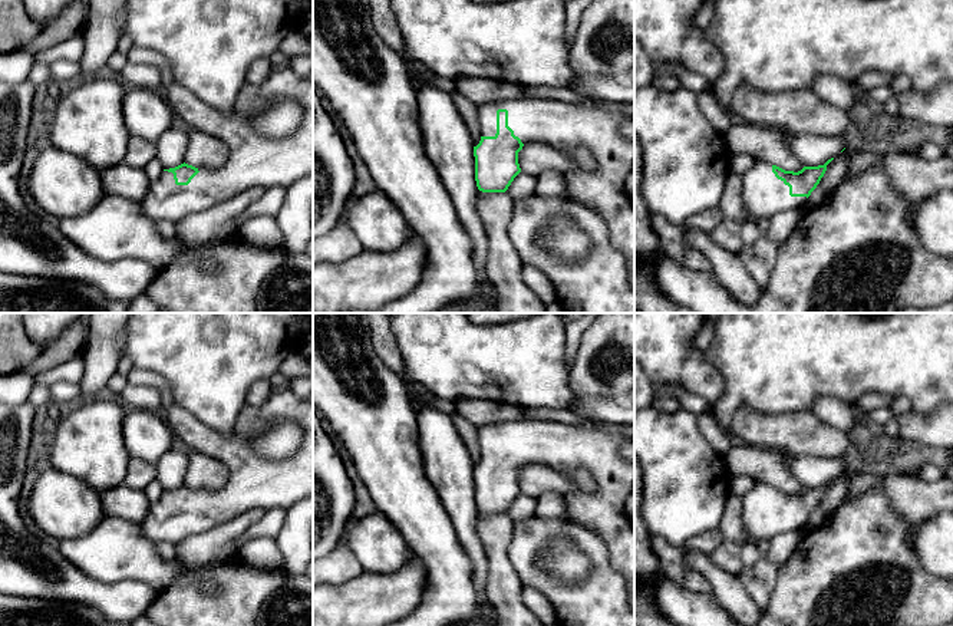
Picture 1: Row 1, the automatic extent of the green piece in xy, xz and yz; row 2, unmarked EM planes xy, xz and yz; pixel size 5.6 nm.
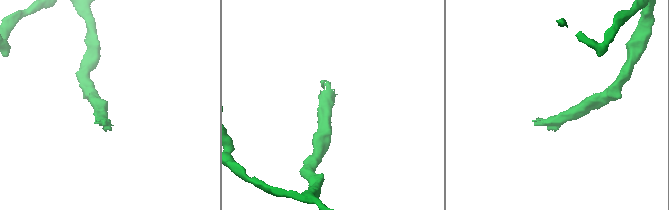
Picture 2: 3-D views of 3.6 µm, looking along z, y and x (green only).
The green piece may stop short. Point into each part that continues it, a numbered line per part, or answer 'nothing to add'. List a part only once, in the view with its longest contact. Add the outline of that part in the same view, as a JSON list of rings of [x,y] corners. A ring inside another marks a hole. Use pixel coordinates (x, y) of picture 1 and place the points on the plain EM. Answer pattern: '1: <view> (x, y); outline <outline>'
1: xz (563, 447); outline [[[504,421],[476,425],[476,429],[479,462],[482,458],[495,458],[497,432],[507,431],[508,448],[514,452],[514,457],[518,458],[524,467],[538,462],[548,465],[550,468],[563,474],[574,474],[577,470],[586,470],[596,480],[596,492],[571,491],[565,494],[567,517],[573,523],[581,524],[584,528],[597,534],[606,544],[610,557],[610,567],[626,577],[632,607],[634,609],[634,527],[632,525],[629,514],[624,508],[627,497],[634,492],[634,464],[620,454],[620,449],[626,444],[634,442],[634,438],[609,431],[606,426],[581,429],[576,425],[554,421]],[[479,462],[475,465],[475,468],[479,465]]]

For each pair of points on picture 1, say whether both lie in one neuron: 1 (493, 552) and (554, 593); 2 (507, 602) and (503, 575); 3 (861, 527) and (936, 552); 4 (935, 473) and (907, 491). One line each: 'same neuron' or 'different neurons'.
1: different neurons
2: same neuron
3: different neurons
4: different neurons

